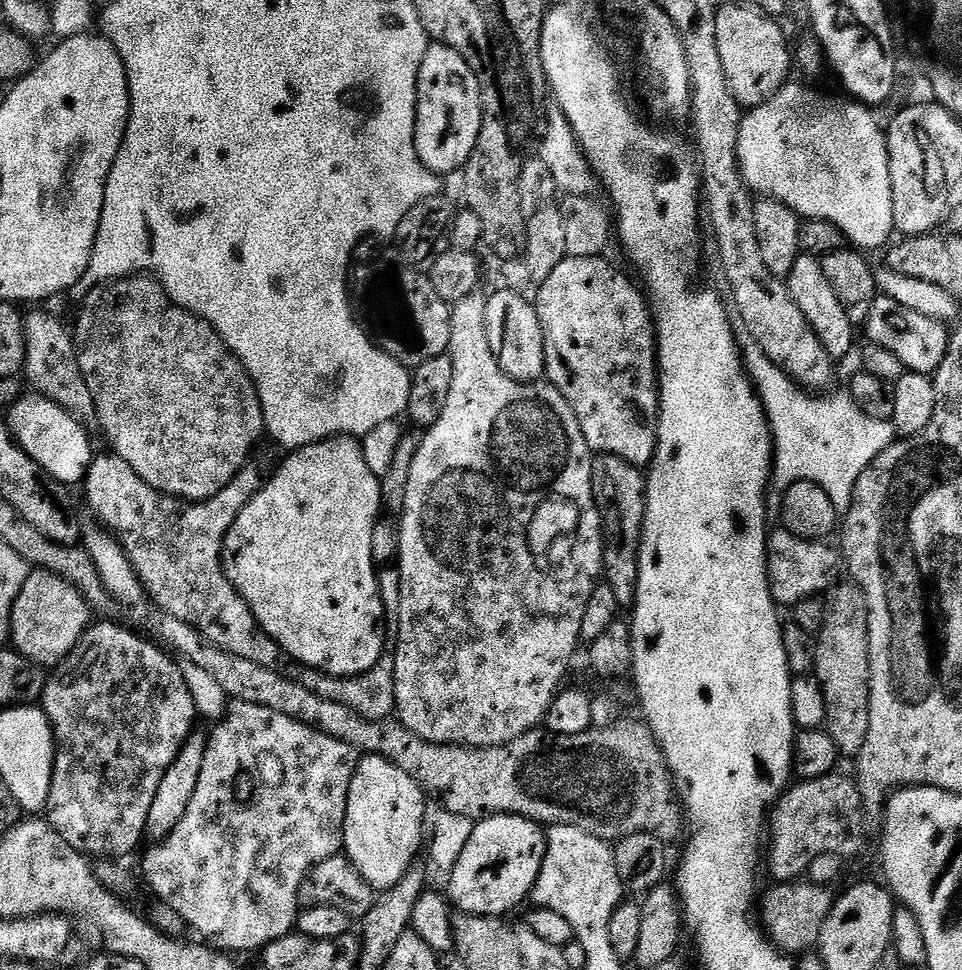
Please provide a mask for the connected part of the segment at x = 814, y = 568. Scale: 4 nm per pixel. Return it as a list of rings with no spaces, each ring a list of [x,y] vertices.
[[[773,531],[768,538],[768,581],[777,605],[795,606],[804,600],[811,600],[827,593],[841,579],[841,553],[837,549],[835,552],[830,546],[831,543],[803,540],[793,532],[779,531]]]

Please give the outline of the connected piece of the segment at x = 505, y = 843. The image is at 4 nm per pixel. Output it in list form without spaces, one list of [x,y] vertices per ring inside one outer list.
[[[490,816],[479,821],[466,850],[462,850],[462,858],[447,877],[447,899],[469,916],[507,917],[507,912],[531,897],[542,870],[545,847],[545,829],[525,816]]]

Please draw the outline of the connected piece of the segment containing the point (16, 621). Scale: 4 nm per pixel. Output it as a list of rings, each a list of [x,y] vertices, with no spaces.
[[[32,570],[12,607],[10,644],[36,667],[51,670],[55,664],[63,665],[81,647],[93,620],[93,609],[74,585],[49,572]]]

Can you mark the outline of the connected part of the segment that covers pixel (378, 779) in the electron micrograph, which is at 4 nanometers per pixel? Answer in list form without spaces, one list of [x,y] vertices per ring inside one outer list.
[[[364,756],[357,763],[346,802],[342,848],[353,866],[360,872],[361,878],[373,890],[392,889],[417,863],[416,855],[422,852],[422,845],[426,840],[424,800],[426,801],[426,793],[420,784],[414,782],[410,774],[398,770],[398,766],[394,766],[389,760],[383,760],[380,756]]]

